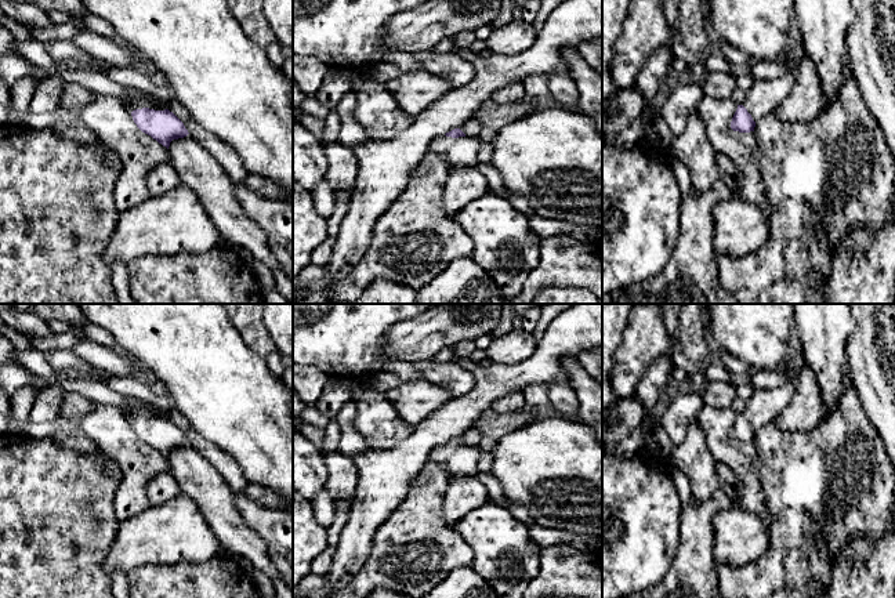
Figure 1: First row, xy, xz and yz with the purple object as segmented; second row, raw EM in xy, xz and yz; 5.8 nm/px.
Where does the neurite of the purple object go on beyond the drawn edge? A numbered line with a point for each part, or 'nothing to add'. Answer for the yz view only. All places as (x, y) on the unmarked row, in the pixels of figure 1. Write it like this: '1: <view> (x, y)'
1: yz (765, 405)

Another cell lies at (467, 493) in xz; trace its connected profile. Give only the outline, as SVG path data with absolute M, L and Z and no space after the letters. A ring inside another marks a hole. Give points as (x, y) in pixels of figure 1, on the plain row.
M477 475L450 479L442 514L446 523L454 526L463 517L489 501L488 488Z

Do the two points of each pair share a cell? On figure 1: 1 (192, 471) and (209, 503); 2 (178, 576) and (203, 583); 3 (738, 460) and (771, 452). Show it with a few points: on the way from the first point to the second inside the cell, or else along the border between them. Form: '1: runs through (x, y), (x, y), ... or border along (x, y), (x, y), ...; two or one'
1: runs through (199, 479), (207, 488), (209, 495); one
2: runs through (184, 576), (188, 573), (198, 577); one
3: border along (752, 441), (757, 450), (757, 470), (761, 486); two

